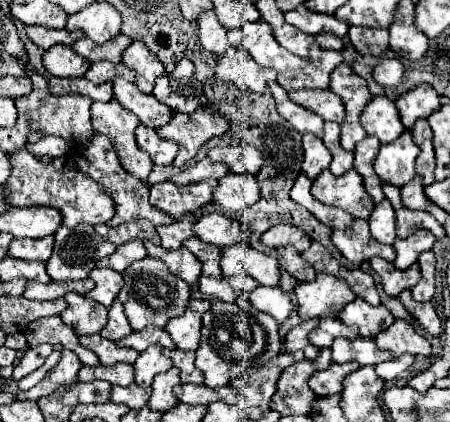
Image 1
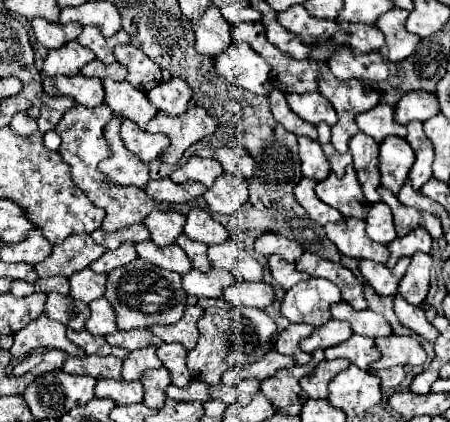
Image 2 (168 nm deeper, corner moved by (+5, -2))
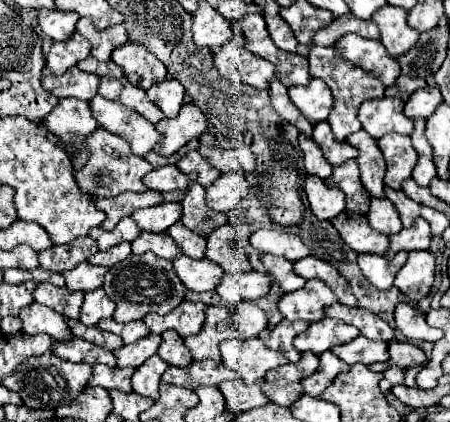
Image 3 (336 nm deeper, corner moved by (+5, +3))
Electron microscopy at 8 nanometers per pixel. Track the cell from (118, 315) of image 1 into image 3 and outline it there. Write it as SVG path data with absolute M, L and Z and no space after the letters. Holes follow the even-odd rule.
M103 288L85 292L85 302L81 306L81 322L85 326L95 326L101 318L111 318L115 312L115 302L105 294Z

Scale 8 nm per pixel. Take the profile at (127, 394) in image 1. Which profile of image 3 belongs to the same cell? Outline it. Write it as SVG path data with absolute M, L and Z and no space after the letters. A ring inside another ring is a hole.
M95 364L89 386L101 386L107 390L117 388L121 392L133 392L131 376L133 376L133 368L117 368L117 366L109 368L103 364Z

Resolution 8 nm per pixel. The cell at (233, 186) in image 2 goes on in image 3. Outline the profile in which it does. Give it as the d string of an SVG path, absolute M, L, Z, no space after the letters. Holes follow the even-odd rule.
M229 172L219 176L211 188L205 190L207 206L215 212L229 212L247 194L247 180L241 172Z

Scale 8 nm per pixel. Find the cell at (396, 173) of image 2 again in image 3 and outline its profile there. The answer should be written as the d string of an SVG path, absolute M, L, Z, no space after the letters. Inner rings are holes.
M389 132L383 138L377 140L385 160L387 160L387 174L385 174L385 184L389 188L399 190L403 180L407 180L415 168L417 154L415 148L411 146L411 138L405 134Z

